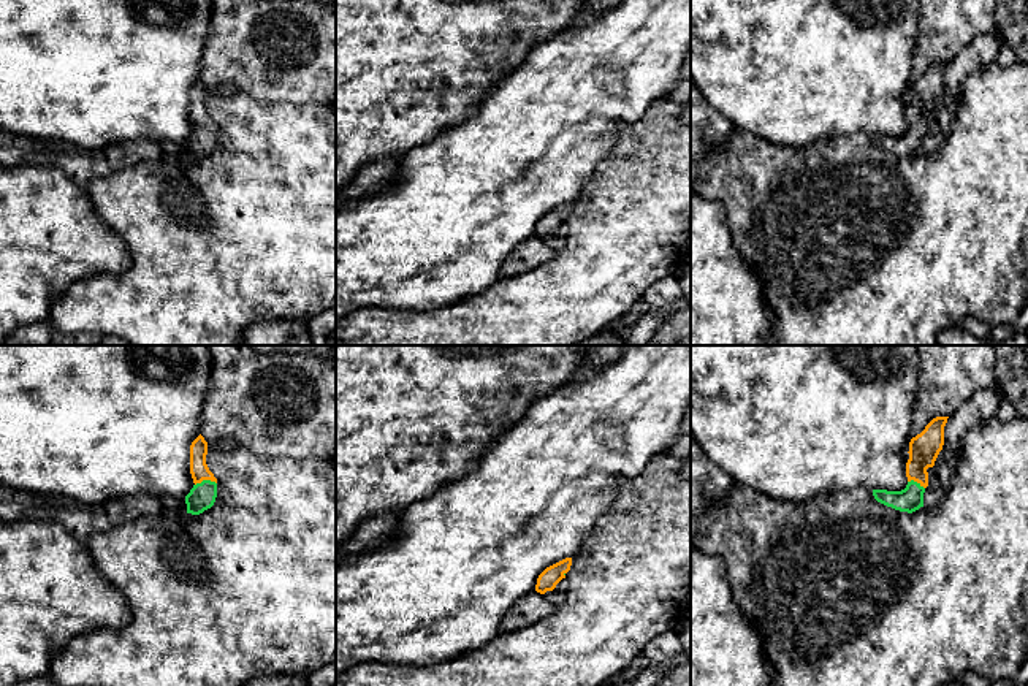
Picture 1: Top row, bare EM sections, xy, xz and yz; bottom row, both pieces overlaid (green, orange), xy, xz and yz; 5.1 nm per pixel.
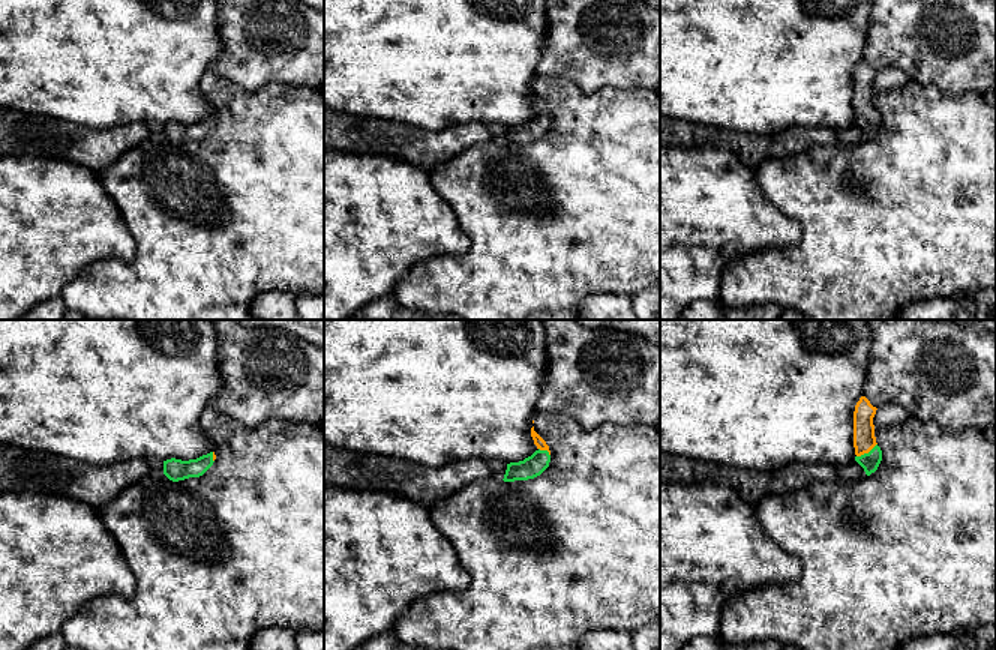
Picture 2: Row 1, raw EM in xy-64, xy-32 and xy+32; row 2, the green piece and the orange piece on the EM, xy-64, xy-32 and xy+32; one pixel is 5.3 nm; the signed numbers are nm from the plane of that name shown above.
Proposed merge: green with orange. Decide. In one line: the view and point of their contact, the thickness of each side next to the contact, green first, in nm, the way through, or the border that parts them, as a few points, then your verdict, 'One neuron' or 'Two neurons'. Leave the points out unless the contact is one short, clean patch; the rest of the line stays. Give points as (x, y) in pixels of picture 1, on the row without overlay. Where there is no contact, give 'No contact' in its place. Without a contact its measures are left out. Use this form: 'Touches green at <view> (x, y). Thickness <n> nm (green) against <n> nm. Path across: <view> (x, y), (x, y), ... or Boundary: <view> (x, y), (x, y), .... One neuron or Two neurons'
Touches green at xy (205, 125). Thickness 140 nm (green) against 90 nm. Path across: xy (201, 141), (205, 125), (198, 114), (198, 94). One neuron

